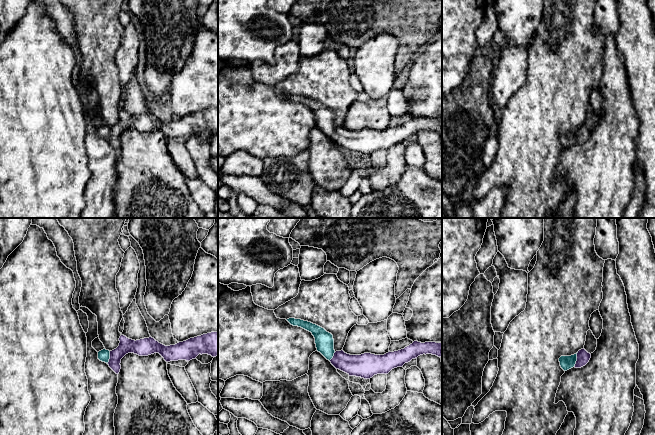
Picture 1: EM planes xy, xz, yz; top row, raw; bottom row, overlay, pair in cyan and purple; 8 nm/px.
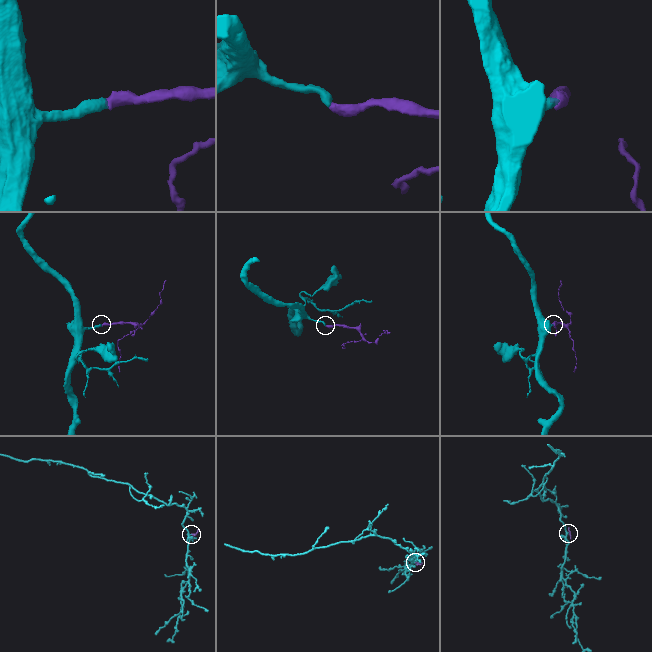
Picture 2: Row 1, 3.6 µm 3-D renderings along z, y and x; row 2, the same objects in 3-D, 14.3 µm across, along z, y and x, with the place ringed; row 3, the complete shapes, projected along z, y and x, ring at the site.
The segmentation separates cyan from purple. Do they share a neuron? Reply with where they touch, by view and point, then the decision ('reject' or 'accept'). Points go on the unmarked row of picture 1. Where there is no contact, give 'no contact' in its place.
meets cyan in yz at (576, 135); accept

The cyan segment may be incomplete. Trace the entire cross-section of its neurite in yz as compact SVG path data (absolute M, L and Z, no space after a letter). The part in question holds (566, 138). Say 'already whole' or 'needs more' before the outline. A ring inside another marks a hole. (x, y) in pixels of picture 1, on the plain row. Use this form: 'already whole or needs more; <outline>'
needs more; M584 124L579 126L576 130L571 132L561 132L559 134L560 142L564 147L567 147L573 143L581 144L585 142L591 134L591 130Z

